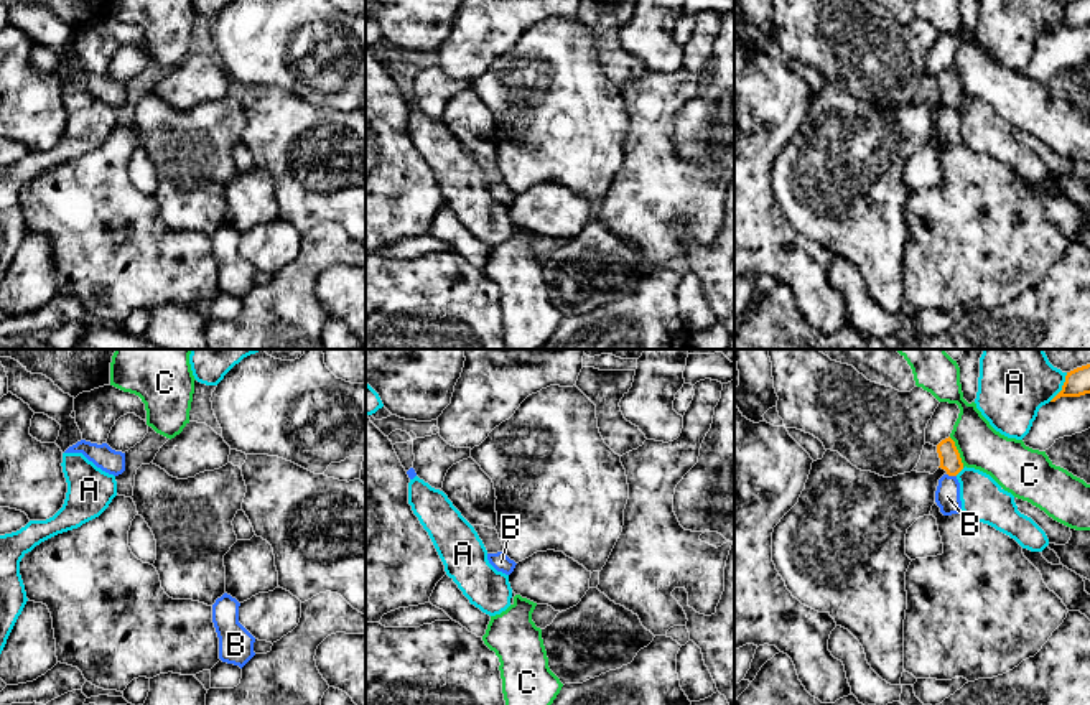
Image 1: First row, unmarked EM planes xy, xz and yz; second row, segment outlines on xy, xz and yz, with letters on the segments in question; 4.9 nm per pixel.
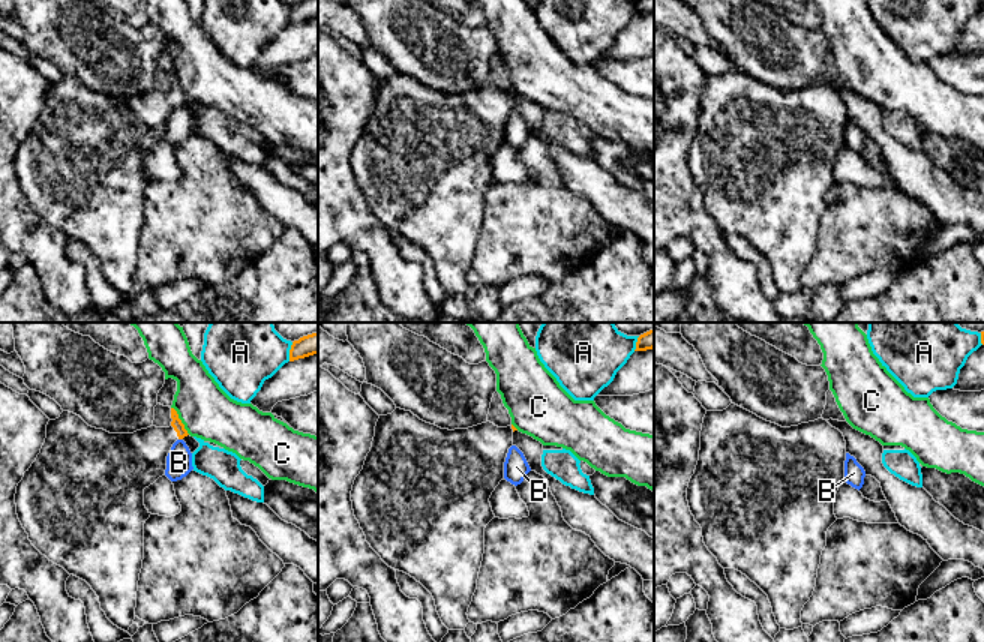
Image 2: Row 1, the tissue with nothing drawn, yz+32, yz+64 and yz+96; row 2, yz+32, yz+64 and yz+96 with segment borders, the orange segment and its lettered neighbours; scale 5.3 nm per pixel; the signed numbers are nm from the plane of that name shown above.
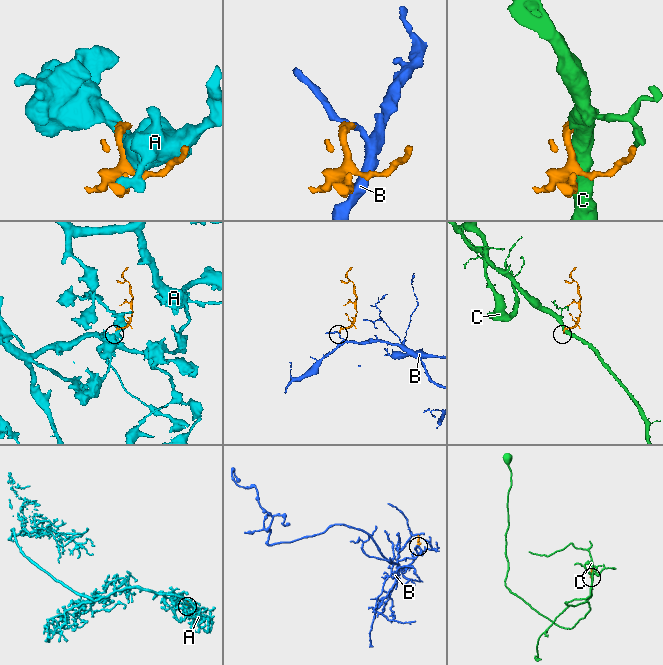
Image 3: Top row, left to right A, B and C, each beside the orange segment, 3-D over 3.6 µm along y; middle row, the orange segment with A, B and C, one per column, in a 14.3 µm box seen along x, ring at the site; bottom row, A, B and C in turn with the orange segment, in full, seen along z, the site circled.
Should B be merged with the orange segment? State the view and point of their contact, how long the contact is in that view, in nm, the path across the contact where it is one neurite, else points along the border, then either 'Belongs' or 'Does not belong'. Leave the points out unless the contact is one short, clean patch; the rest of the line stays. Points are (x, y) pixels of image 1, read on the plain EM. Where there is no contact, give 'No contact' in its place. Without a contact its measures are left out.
Touches orange at yz (952, 106). Shared border 50 nm. Boundary: yz (947, 104), (955, 107). Does not belong

